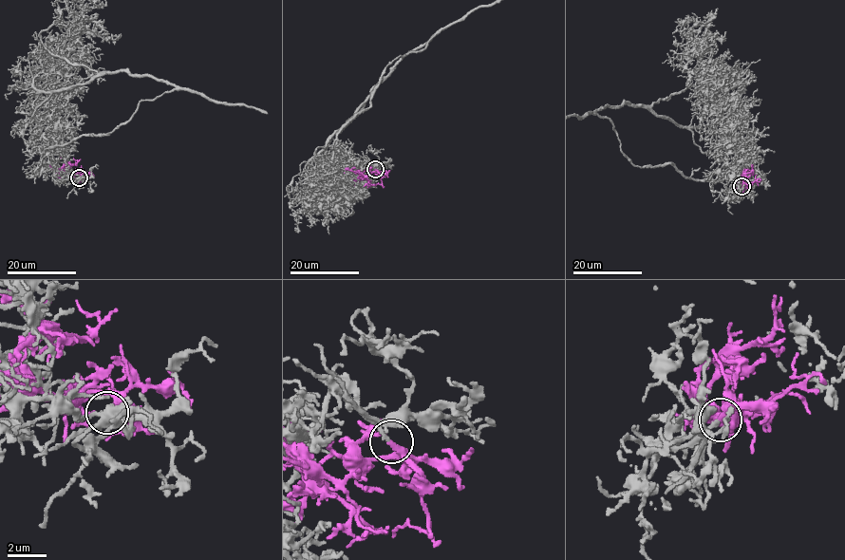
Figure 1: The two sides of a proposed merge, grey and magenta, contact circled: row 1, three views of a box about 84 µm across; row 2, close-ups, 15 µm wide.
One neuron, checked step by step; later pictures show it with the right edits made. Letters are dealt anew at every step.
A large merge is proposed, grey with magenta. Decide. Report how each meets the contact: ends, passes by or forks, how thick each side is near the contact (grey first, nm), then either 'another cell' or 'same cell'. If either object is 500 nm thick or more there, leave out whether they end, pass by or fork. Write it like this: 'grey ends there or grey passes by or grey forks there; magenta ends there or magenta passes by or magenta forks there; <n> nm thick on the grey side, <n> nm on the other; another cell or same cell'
grey passes by; magenta ends there; 130 nm thick on the grey side, 320 nm on the other; another cell

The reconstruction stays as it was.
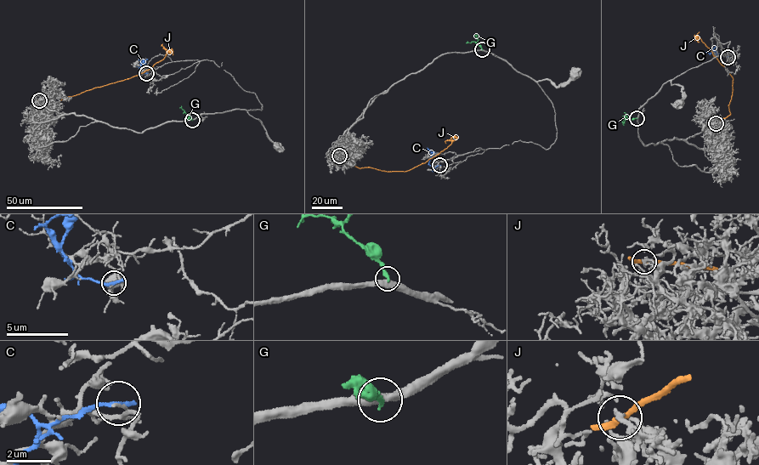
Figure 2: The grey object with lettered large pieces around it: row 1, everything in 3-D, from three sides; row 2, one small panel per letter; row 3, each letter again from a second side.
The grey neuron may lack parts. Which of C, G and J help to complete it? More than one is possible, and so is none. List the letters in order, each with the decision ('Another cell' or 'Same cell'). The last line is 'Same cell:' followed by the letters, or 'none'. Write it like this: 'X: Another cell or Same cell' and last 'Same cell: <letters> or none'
C: Another cell
G: Another cell
J: Another cell
Same cell: none

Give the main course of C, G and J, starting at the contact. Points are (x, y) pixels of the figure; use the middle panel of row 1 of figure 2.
C: (439, 165), (428, 164), (433, 154), (427, 148)
G: (482, 49), (477, 43), (478, 36)
J: (339, 155), (360, 168), (405, 172), (424, 163), (456, 138), (453, 137), (450, 139)

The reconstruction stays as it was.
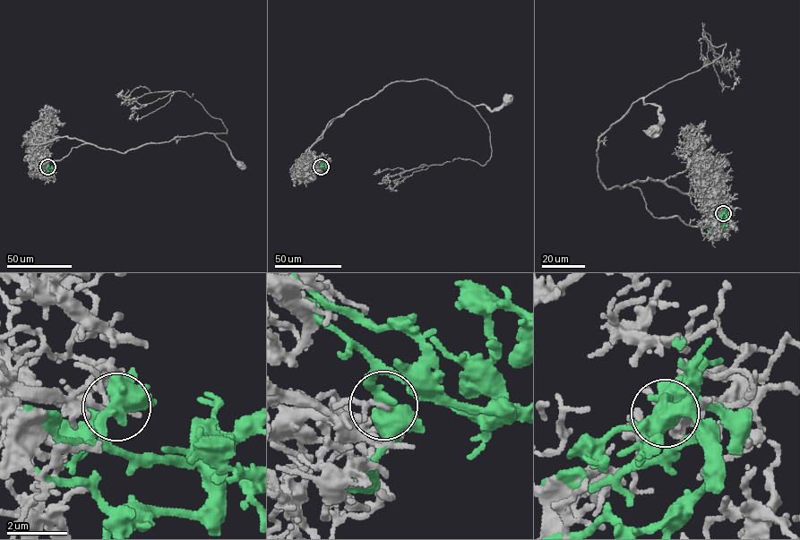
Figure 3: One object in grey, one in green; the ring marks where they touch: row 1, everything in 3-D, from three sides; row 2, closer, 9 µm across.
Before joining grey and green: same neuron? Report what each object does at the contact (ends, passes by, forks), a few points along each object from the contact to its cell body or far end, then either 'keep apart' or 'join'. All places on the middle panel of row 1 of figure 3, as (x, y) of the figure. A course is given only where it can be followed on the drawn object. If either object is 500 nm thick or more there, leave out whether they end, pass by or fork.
grey passes by | green forks | grey via (321, 167), (310, 164), (308, 151), (328, 123), (393, 82), (434, 81), (457, 98), (491, 110), (505, 101) | green via (321, 167), (326, 167), (313, 156) | keep apart

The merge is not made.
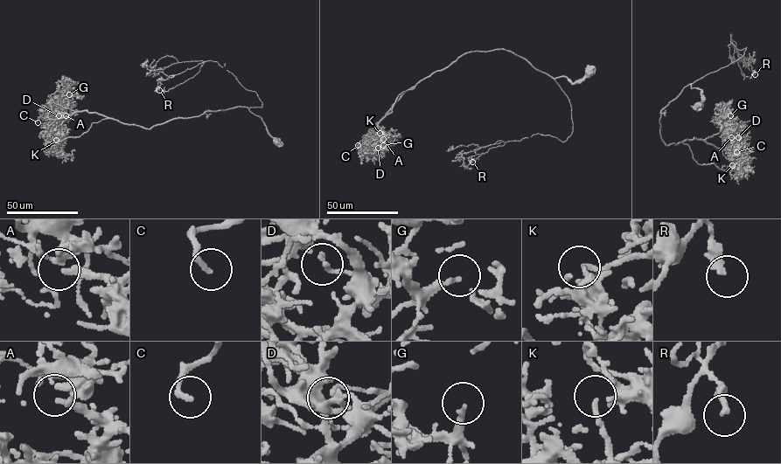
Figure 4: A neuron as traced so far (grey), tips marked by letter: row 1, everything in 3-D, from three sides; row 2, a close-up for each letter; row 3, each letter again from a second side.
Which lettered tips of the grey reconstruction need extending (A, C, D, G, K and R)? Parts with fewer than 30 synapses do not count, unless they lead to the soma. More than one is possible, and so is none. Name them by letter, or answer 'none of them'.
C, G, K

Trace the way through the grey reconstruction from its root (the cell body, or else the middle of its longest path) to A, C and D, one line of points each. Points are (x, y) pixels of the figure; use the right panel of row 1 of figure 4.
A: (699, 106), (700, 90), (689, 84), (662, 110), (665, 145), (694, 138), (720, 148), (731, 137)
C: (699, 106), (700, 90), (686, 86), (661, 111), (661, 140), (667, 146), (695, 138), (736, 152)
D: (699, 106), (700, 90), (689, 84), (662, 110), (665, 145), (694, 138), (722, 148), (738, 137)

